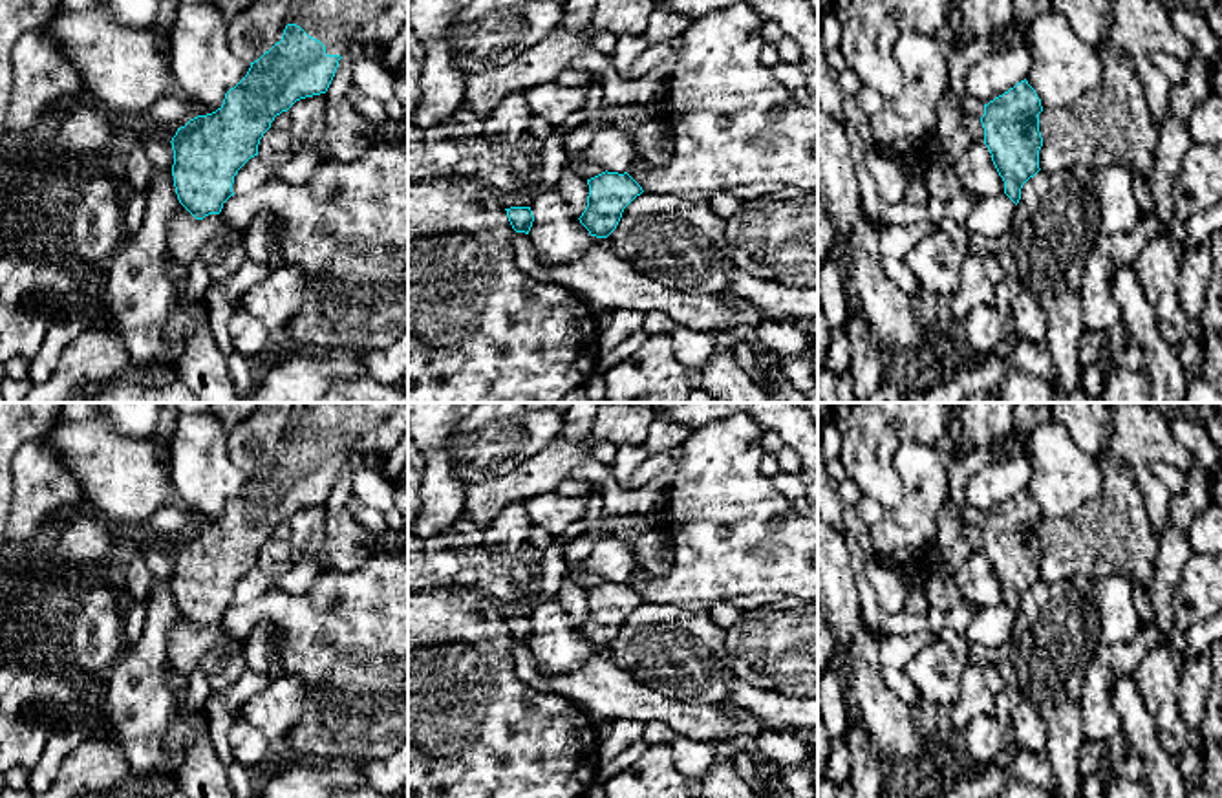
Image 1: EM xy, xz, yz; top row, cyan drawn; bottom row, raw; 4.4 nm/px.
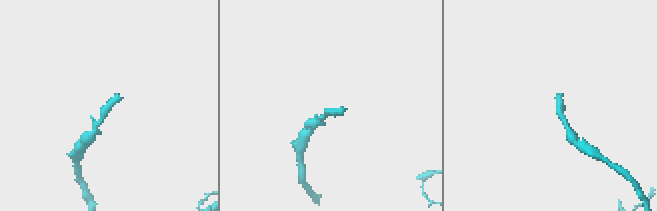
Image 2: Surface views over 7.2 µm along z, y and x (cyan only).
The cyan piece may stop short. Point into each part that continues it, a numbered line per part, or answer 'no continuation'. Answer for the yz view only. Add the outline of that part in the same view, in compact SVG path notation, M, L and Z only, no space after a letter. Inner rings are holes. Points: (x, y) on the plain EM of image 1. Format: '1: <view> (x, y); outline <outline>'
no continuation

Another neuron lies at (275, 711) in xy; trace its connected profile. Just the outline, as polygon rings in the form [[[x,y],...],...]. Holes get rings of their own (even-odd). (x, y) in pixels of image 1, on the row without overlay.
[[[296,675],[274,677],[263,690],[238,705],[240,719],[251,723],[274,745],[282,745],[304,712],[306,688]]]

